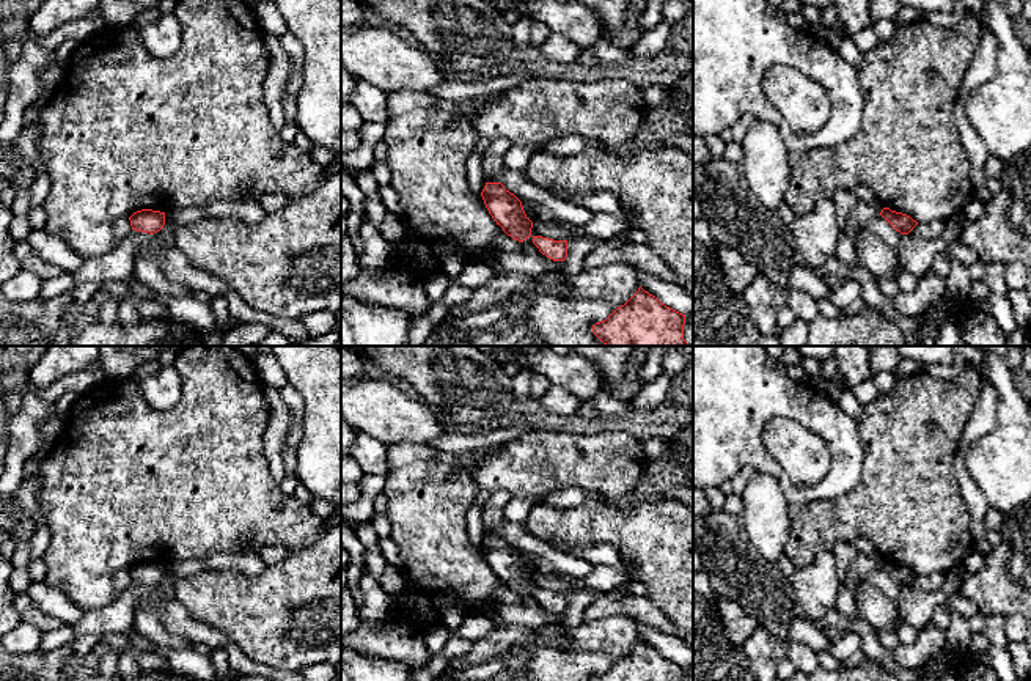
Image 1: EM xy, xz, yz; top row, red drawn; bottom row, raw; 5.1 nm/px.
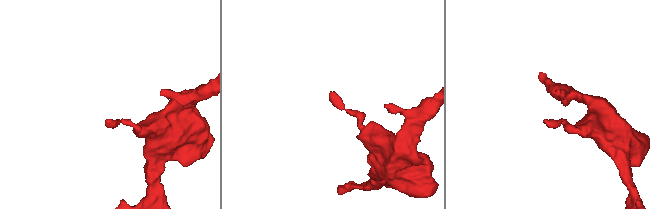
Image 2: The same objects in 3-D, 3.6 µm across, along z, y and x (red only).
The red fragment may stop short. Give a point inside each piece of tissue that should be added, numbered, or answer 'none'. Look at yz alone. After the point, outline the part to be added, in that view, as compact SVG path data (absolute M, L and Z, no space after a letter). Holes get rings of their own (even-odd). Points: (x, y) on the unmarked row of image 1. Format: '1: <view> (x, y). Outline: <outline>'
none

